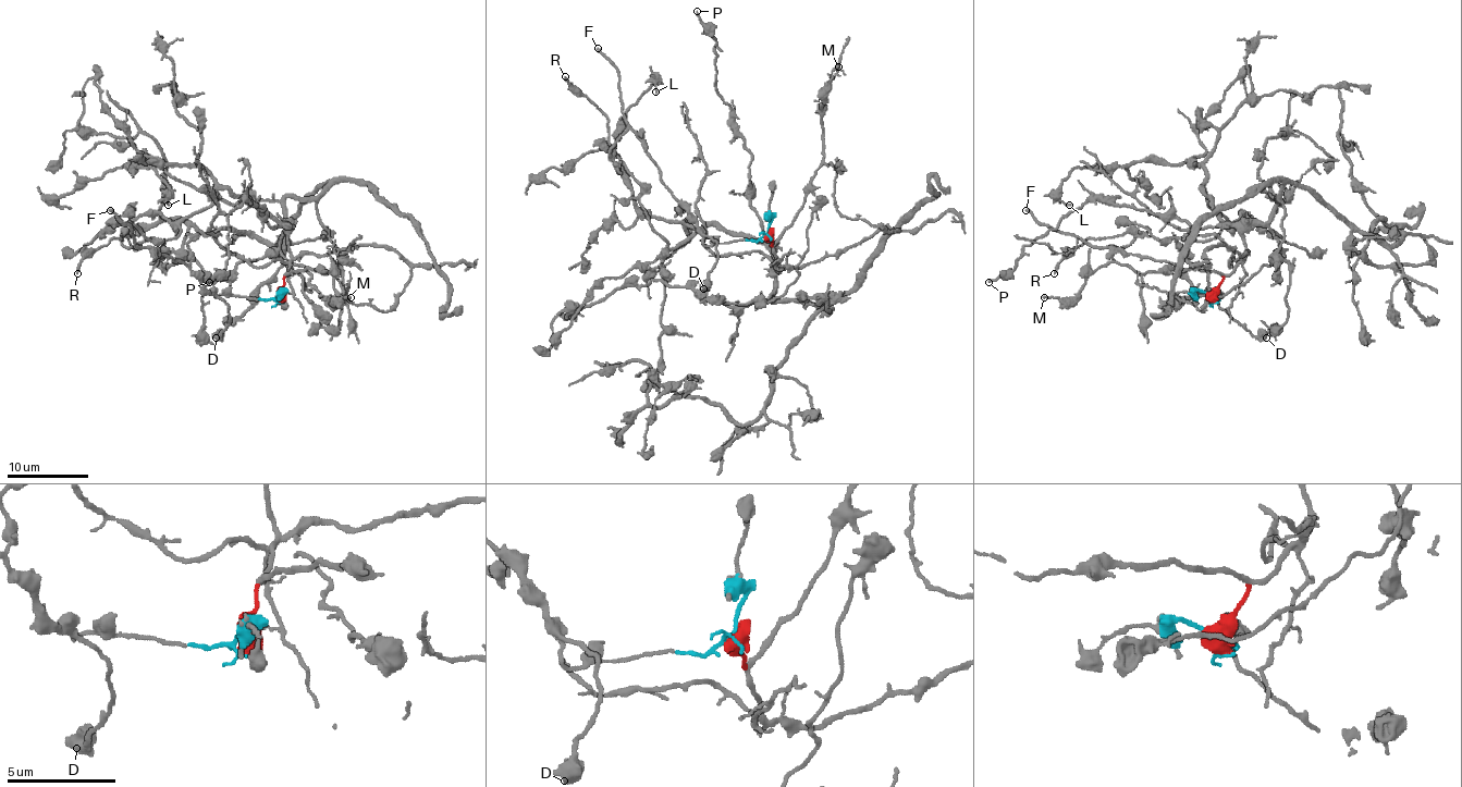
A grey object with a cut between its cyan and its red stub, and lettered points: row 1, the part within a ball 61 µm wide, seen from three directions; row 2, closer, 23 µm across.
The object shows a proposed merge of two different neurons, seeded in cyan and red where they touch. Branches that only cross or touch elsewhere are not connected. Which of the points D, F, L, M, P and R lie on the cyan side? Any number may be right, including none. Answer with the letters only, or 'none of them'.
D, F, R

